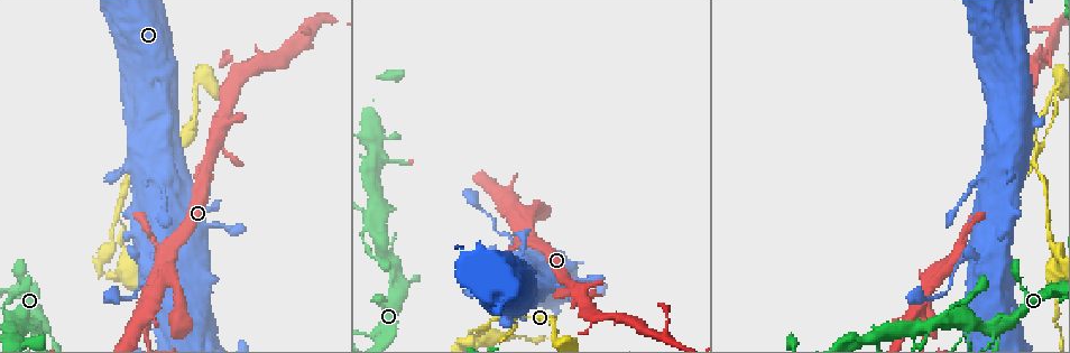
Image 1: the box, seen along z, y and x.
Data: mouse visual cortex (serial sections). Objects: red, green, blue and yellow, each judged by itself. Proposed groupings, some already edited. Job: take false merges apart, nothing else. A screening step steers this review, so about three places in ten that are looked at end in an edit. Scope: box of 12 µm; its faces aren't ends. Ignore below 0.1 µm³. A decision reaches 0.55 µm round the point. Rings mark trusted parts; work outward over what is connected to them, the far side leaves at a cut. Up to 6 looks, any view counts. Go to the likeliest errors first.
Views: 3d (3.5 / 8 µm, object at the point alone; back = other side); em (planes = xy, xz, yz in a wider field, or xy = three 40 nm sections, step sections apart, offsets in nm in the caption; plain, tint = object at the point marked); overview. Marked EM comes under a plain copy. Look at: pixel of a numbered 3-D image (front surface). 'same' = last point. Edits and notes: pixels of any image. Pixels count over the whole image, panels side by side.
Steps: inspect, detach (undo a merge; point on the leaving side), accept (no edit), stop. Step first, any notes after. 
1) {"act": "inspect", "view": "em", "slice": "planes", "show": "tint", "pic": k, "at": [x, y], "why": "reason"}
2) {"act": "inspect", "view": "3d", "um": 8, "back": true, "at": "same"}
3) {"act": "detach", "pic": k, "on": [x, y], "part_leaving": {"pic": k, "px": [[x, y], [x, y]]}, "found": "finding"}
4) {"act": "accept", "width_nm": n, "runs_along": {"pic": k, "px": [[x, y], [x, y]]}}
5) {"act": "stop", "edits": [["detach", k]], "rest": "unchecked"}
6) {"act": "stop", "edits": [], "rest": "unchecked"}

{"act": "inspect", "view": "3d", "um": 3.5, "back": true, "pic": 1, "at": [1037, 143], "why": "abrupt turn"}

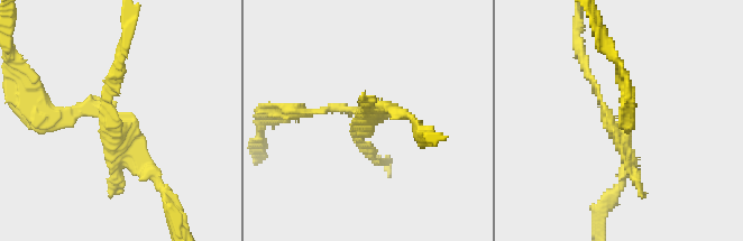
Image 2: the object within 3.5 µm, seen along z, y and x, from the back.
{"act": "inspect", "view": "em", "slice": "xy", "step": 5, "show": "tint", "pic": 2, "at": [119, 119], "why": "shape alone is not enough"}

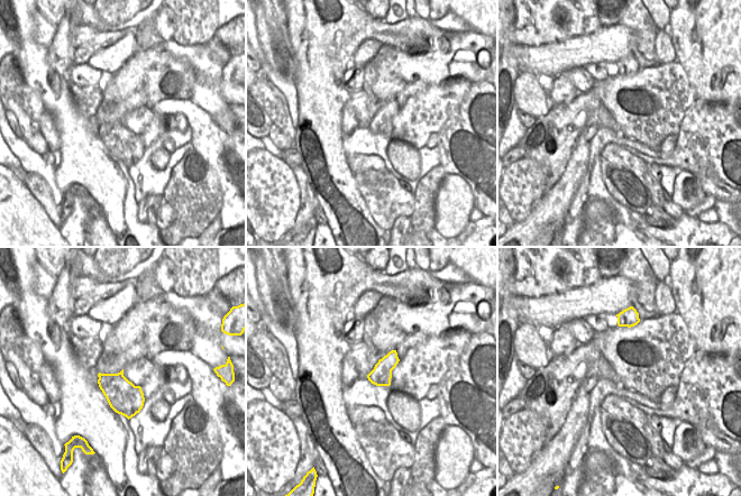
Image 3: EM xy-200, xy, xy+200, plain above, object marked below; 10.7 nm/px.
{"act": "detach", "pic": 2, "on": [110, 153], "found": "a second cell is stuck on"}

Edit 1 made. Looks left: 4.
{"act": "inspect", "view": "overview"}

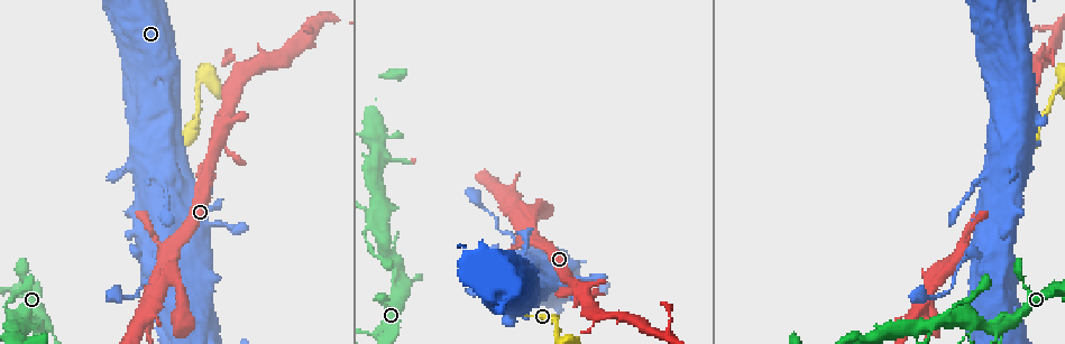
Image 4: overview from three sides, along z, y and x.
{"act": "inspect", "view": "3d", "um": 3.5, "pic": 4, "at": [926, 312], "why": "side arm on a straight run"}

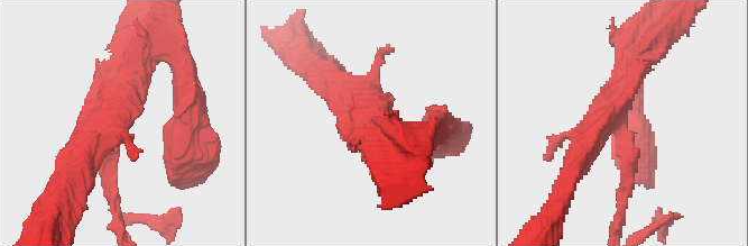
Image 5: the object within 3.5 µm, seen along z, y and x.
{"act": "inspect", "view": "em", "slice": "xy", "step": 3, "show": "tint", "pic": 5, "at": [119, 126], "why": "shape alone is not enough"}

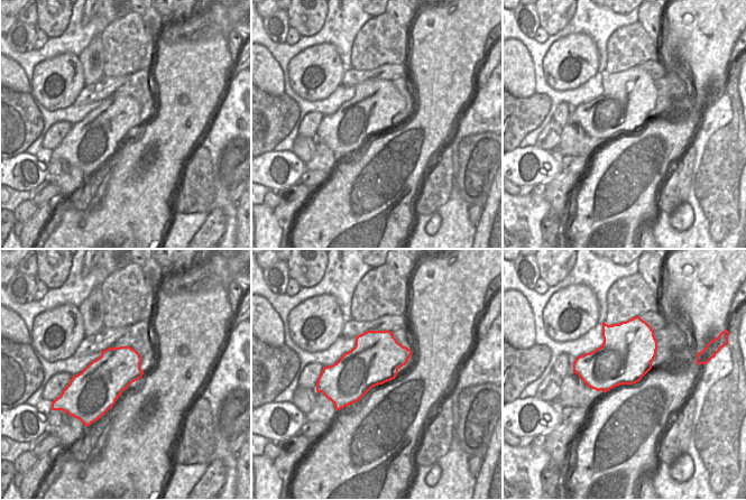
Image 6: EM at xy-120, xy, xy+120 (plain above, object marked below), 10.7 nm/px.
{"act": "detach", "pic": 5, "on": [111, 184], "part_leaving": {"pic": 5, "px": [[111, 152], [107, 182], [121, 217]]}, "found": "two cells meet here"}

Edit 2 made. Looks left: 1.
{"act": "stop", "edits": [["detach", 2], ["detach", 5]], "rest": "unchecked"}

